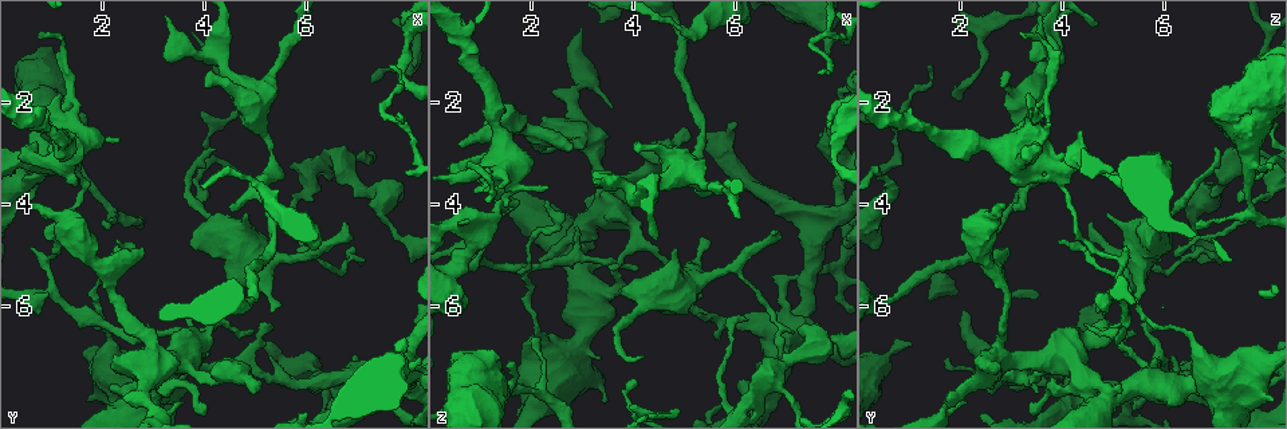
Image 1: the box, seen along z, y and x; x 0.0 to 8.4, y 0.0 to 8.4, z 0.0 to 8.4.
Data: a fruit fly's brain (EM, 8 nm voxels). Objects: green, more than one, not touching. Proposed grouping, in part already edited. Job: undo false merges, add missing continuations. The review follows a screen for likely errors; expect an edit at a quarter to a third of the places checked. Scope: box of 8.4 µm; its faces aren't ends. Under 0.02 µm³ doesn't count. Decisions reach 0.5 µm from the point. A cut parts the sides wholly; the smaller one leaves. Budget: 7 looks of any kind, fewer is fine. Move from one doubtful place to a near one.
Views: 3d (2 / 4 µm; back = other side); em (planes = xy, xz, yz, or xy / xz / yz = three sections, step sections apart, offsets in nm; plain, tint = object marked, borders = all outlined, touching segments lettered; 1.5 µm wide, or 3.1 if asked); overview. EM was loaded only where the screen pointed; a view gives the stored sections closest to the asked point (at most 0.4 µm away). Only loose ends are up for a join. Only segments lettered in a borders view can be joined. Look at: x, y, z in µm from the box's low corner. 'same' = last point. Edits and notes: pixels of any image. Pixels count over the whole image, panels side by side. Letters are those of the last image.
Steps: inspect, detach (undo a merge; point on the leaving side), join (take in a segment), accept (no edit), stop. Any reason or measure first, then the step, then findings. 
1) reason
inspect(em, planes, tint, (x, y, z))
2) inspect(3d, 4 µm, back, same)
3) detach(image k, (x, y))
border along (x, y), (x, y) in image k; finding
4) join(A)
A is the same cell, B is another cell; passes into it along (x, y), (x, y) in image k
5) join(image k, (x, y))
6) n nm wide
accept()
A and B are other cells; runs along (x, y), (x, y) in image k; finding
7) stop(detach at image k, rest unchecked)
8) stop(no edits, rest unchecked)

long arm stops here
inspect(3d, 2 µm, (4.25, 2.90, 7.00))

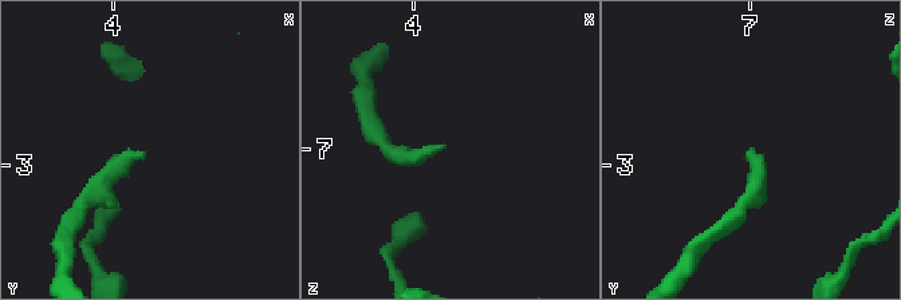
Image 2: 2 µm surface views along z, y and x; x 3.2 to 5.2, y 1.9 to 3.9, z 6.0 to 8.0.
inspect(em, planes, tint, (4.18, 2.90, 6.98))

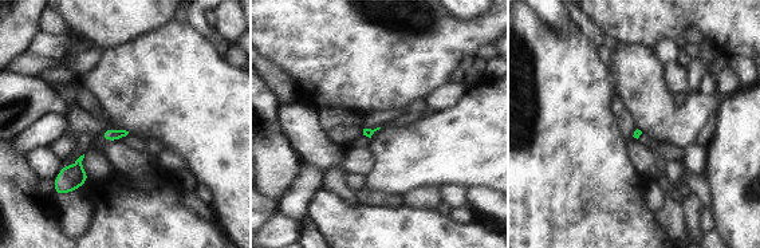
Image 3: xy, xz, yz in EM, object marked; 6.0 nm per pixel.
what lies round it
inspect(em, planes, borders, same)

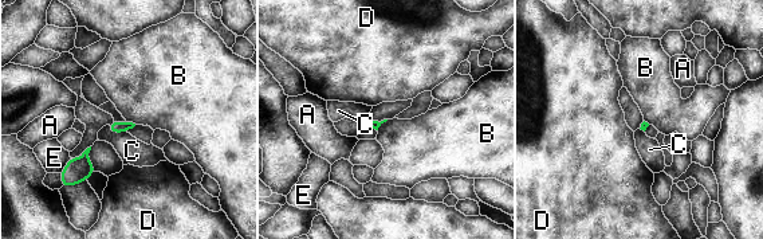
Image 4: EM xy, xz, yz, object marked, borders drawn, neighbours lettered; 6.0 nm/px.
C touches over 130 nm
accept()
A, B, C, D and E are other cells; none of them fits

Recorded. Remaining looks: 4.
an open end
inspect(3d, 4 µm, (6.75, 4.35, 4.60))

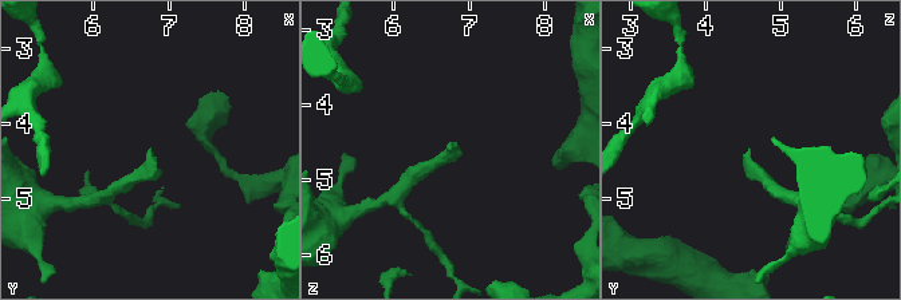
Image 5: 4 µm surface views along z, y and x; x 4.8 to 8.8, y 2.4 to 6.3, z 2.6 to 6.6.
need the tissue
inspect(em, planes, borders, (6.80, 4.30, 4.55))

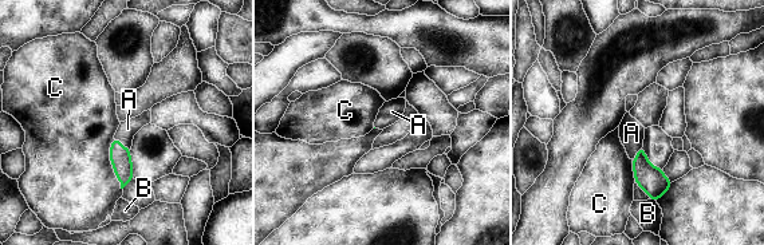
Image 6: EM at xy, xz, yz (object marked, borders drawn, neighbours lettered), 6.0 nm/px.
join(A)
A is the same cell, B and C are other cells; passes into it along (121, 161), (121, 145), (128, 129) in image 6; it goes on there

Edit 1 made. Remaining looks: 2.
stop(join at image 6, rest unchecked)

